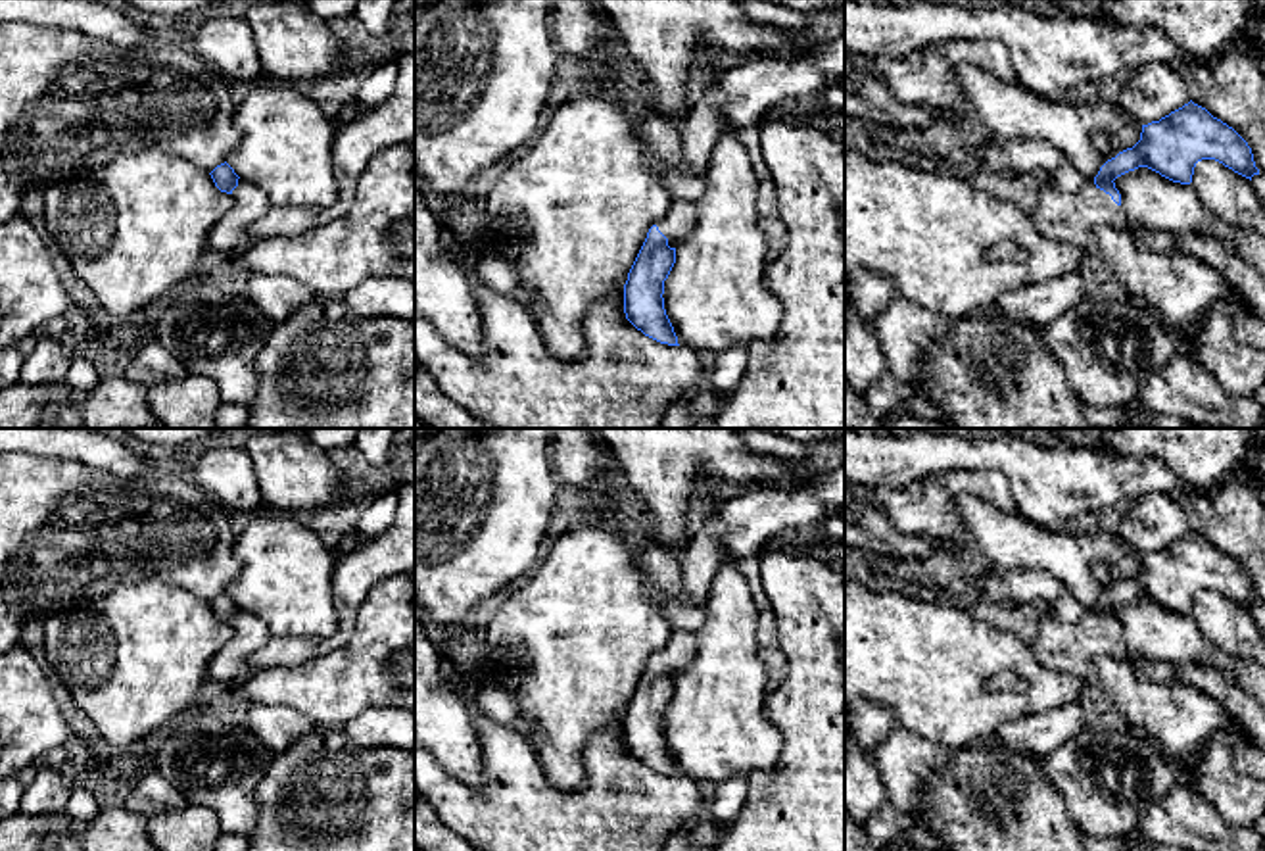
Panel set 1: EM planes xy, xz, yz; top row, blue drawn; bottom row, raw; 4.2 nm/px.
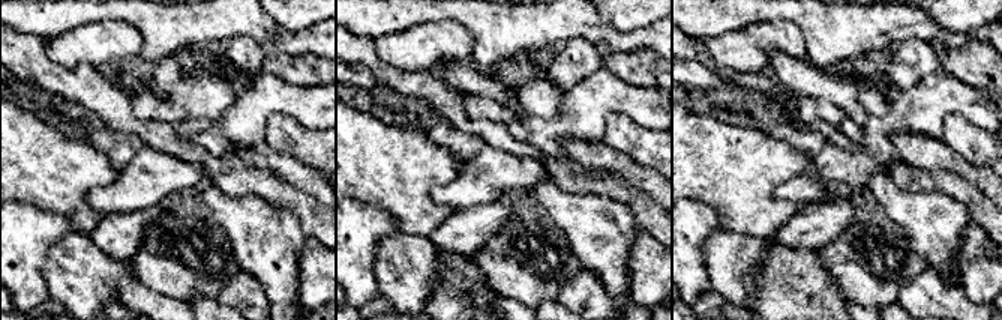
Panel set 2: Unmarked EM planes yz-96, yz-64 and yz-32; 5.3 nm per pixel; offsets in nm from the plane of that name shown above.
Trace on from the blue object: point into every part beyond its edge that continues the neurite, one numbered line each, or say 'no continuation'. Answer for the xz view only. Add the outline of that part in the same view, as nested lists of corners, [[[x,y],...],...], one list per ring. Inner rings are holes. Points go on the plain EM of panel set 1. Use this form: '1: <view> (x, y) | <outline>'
1: xz (680, 652) | [[[674,630],[668,645],[658,651],[656,657],[668,669],[668,676],[676,678],[697,657],[695,634],[685,630]]]

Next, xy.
1: xy (229, 665) | [[[238,609],[238,617],[232,620],[230,642],[213,657],[207,678],[217,682],[242,682],[248,674],[248,659],[261,649],[273,634],[259,617],[246,609]]]

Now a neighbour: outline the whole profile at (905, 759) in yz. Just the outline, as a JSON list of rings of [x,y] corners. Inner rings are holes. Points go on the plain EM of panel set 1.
[[[902,726],[895,728],[875,749],[875,761],[893,807],[906,818],[918,816],[925,824],[929,818],[921,809],[925,780],[935,770],[944,768],[952,757],[954,749],[923,740]]]

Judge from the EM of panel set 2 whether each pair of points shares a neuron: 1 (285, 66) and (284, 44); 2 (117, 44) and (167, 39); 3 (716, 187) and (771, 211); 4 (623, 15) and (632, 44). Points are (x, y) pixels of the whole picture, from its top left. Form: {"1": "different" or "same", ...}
{"1": "different", "2": "different", "3": "same", "4": "different"}

